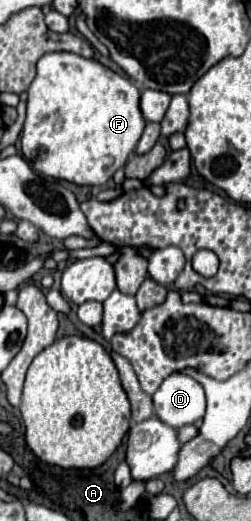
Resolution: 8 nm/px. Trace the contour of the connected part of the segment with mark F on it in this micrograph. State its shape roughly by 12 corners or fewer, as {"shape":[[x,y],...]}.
{"shape":[[46,53],[22,155],[104,185],[136,149],[140,91],[94,59]]}

